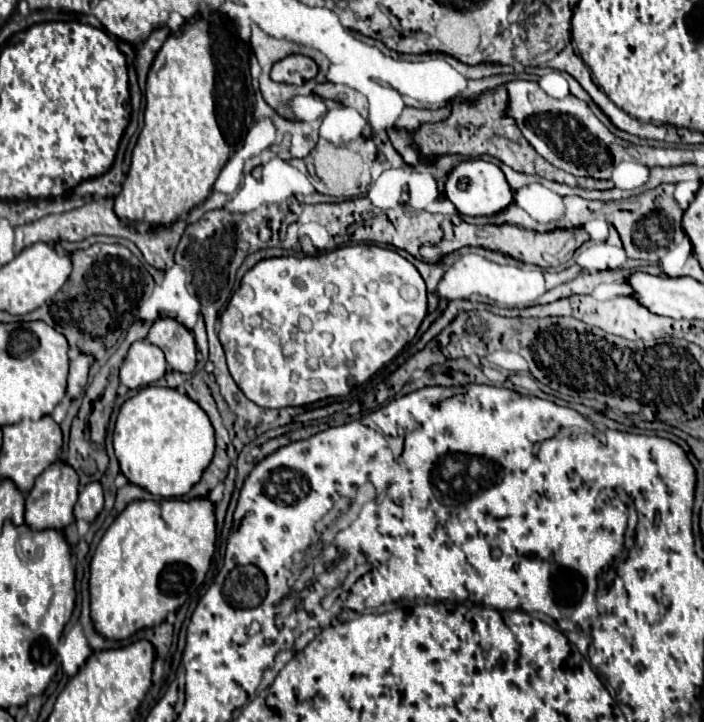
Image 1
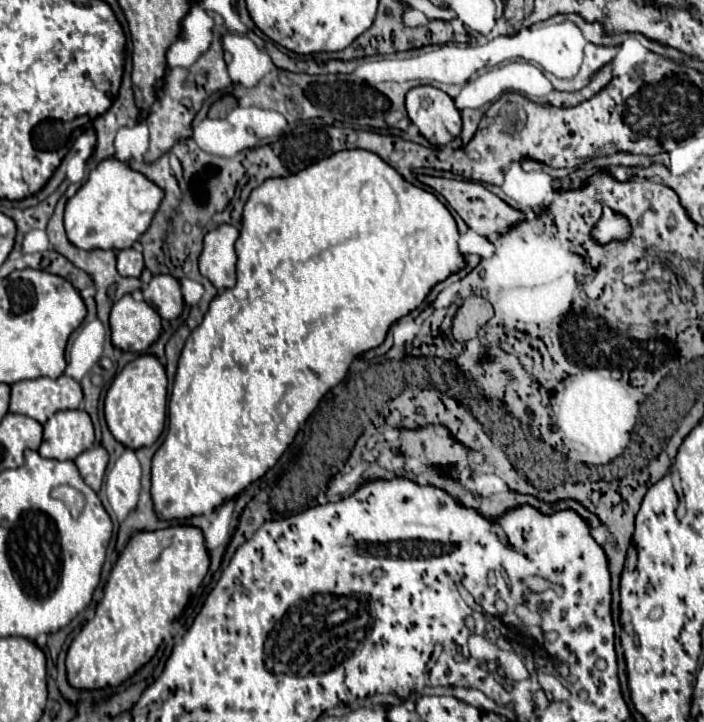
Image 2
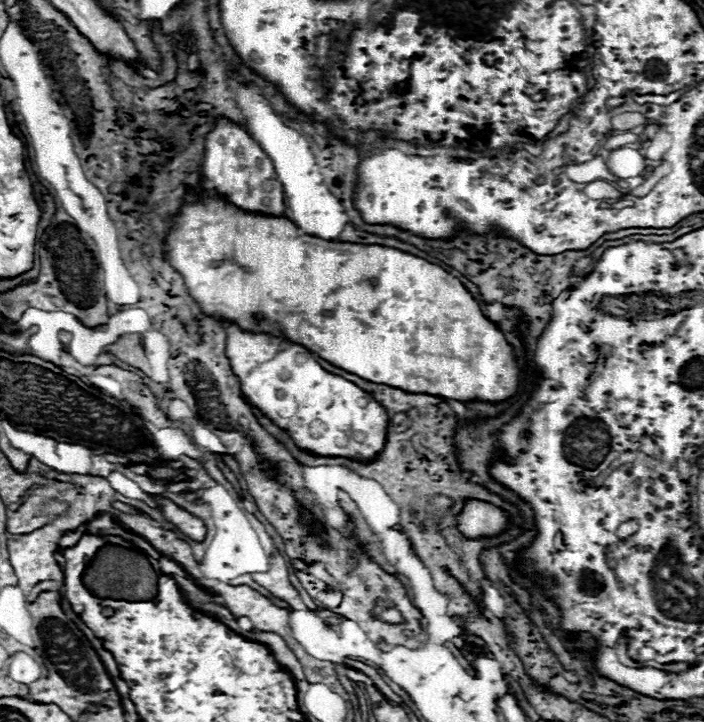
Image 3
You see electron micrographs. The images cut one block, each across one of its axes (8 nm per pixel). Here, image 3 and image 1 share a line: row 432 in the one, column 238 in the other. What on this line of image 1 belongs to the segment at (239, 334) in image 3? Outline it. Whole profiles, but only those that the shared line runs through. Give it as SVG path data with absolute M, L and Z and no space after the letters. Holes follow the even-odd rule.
M354 244L354 246L344 246L336 248L326 254L318 256L282 256L282 258L268 258L258 262L252 270L248 270L240 282L240 288L234 292L230 298L226 310L222 312L222 322L218 330L218 338L224 346L226 360L228 360L228 370L234 378L234 382L240 386L240 390L246 394L248 400L262 408L286 408L286 406L306 406L324 398L332 396L346 396L350 394L356 386L364 384L368 378L372 378L386 362L390 362L418 332L424 316L426 316L426 284L420 276L420 272L398 252L380 248L376 244ZM260 312L276 312L276 324L268 322L266 318L260 316Z

